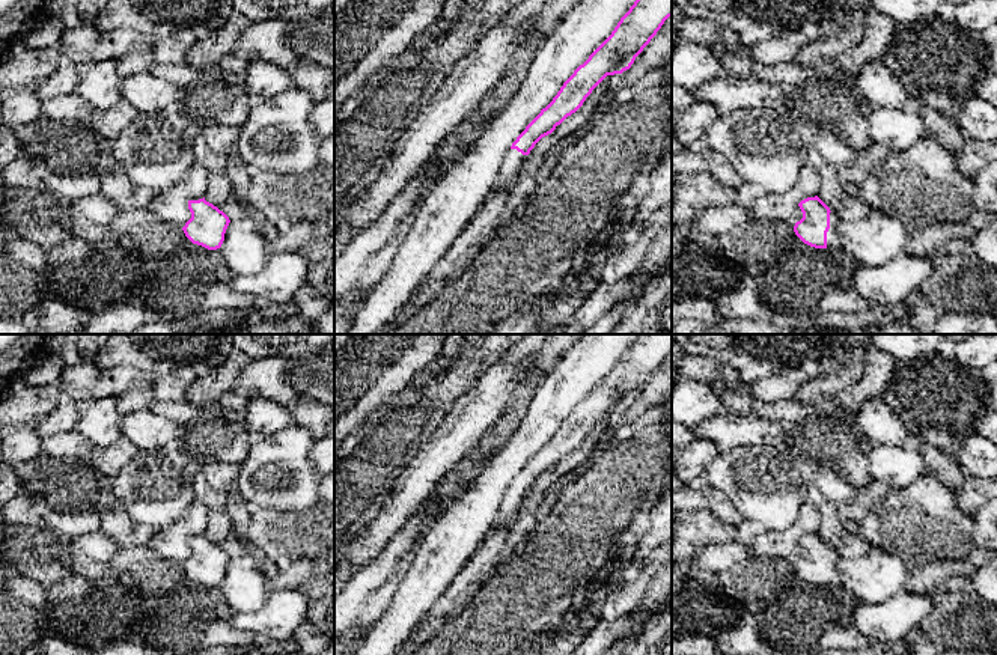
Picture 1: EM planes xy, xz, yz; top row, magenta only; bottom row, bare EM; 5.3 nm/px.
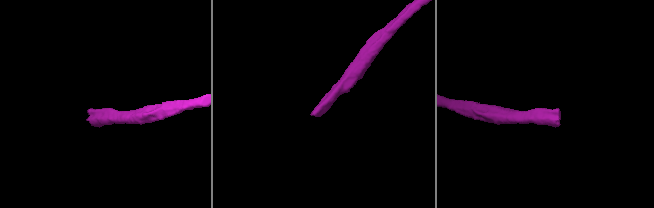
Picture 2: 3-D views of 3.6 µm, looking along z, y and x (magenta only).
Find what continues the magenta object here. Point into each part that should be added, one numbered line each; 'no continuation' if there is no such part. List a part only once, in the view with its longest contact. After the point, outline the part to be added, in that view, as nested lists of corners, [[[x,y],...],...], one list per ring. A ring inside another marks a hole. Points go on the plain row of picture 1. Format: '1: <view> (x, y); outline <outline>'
1: yz (833, 575); outline [[[831,548],[830,550],[830,566],[827,569],[827,586],[836,586],[842,583],[842,575],[837,571],[837,560],[840,556]]]

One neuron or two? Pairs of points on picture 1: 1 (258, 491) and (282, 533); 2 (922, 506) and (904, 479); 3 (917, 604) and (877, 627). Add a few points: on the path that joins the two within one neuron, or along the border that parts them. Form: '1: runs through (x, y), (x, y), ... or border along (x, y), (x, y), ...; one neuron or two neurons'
1: border along (250, 505), (301, 511); two neurons
2: border along (920, 475), (898, 490); two neurons
3: runs through (907, 610), (887, 621); one neuron

